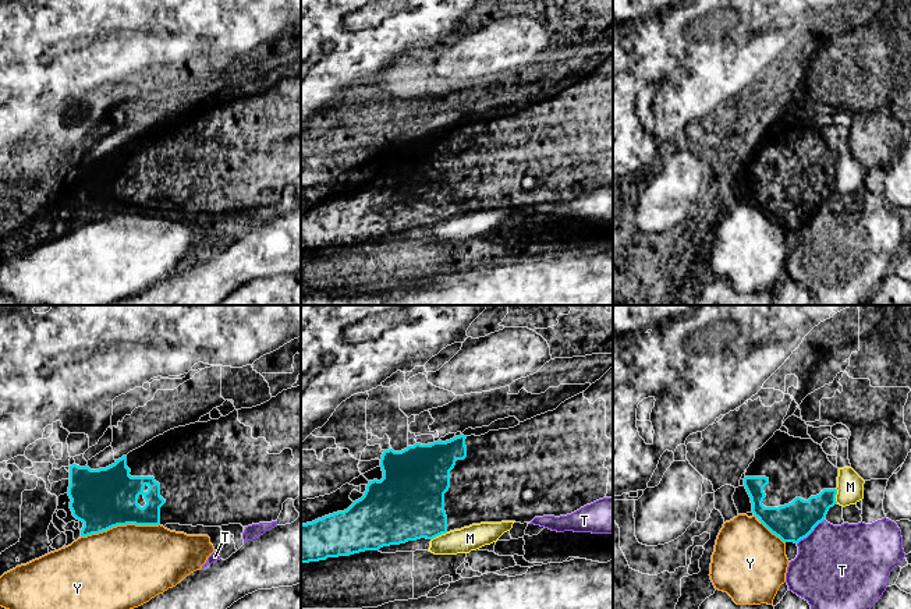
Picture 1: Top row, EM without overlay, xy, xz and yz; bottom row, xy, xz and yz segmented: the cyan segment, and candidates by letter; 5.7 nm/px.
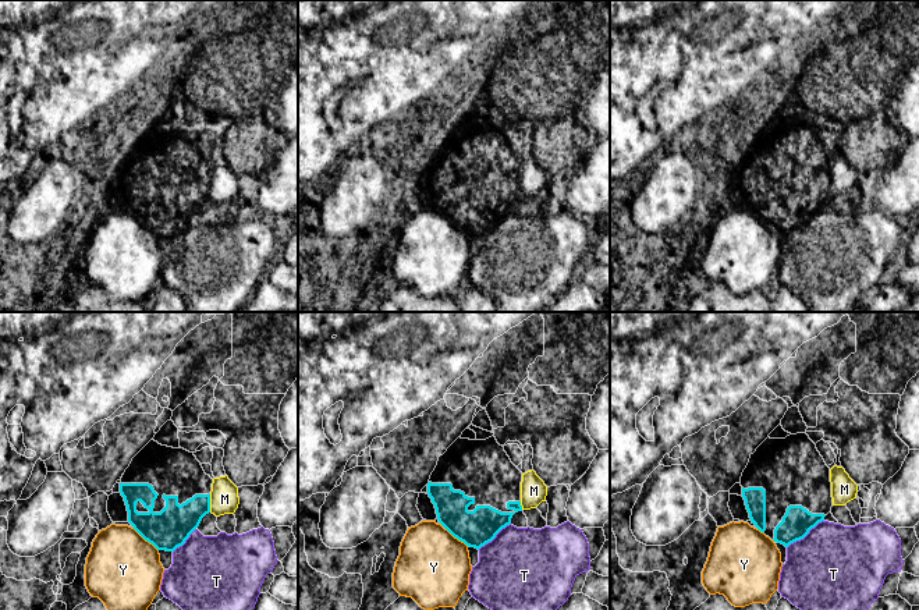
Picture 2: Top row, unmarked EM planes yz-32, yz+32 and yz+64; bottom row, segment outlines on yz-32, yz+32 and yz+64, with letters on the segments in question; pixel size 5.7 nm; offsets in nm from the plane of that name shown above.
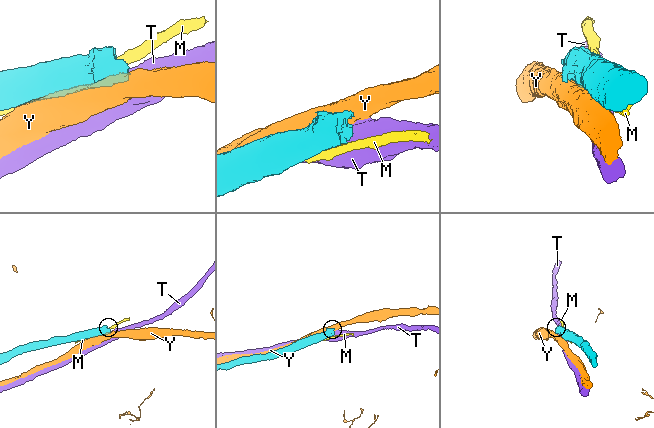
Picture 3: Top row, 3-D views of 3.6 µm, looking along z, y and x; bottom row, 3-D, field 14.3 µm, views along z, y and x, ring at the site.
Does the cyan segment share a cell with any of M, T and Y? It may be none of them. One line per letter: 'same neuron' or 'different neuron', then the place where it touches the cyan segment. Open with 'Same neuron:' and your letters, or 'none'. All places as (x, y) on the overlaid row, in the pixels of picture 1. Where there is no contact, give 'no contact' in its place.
Same neuron: none
M: different neuron; meets cyan in xz at (439, 534)
T: different neuron; meets cyan in yz at (810, 533)
Y: different neuron; meets cyan in xy at (120, 524)

